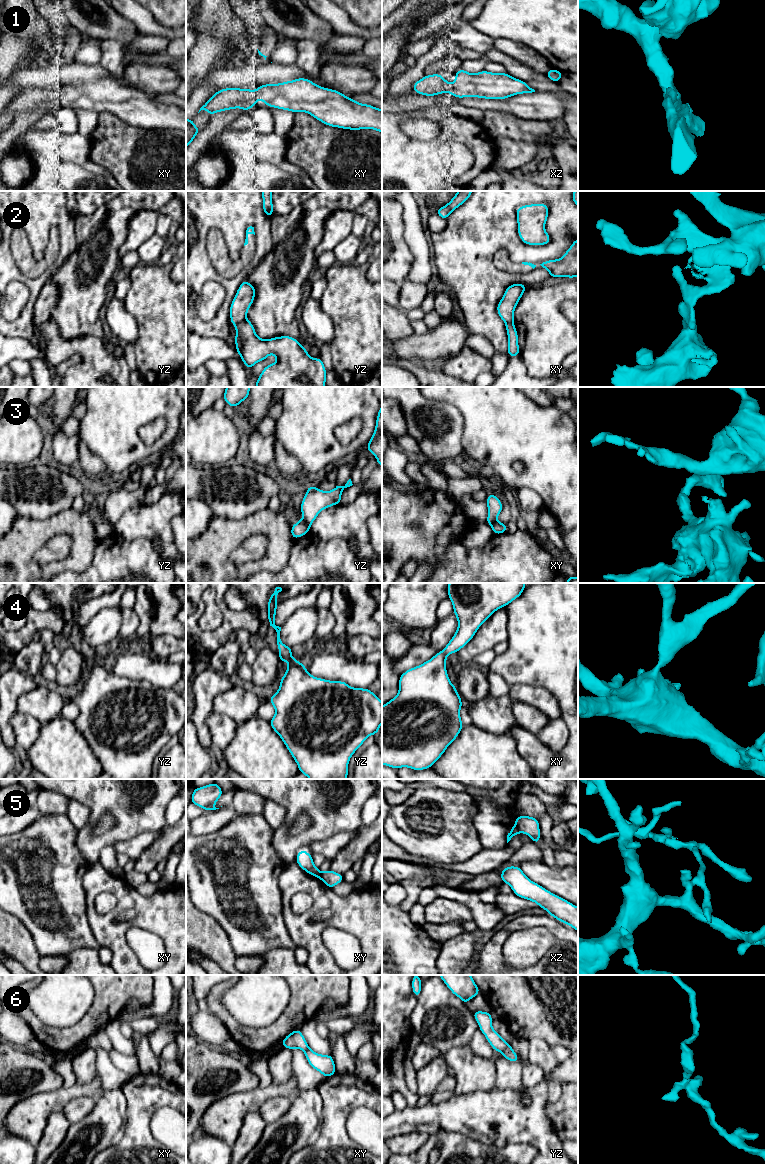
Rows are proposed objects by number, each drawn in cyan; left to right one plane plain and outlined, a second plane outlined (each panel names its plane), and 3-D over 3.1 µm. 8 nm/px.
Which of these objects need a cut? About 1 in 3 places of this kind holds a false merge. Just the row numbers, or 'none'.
2, 3, 5, 6

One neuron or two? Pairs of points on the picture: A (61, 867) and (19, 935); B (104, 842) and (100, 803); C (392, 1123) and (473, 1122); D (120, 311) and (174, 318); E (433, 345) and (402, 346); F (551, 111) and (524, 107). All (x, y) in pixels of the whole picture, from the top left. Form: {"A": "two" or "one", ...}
{"A": "two", "B": "one", "C": "one", "D": "two", "E": "one", "F": "one"}

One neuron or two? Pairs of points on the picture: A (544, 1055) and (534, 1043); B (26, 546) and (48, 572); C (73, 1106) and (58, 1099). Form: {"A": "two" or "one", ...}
{"A": "one", "B": "one", "C": "two"}

